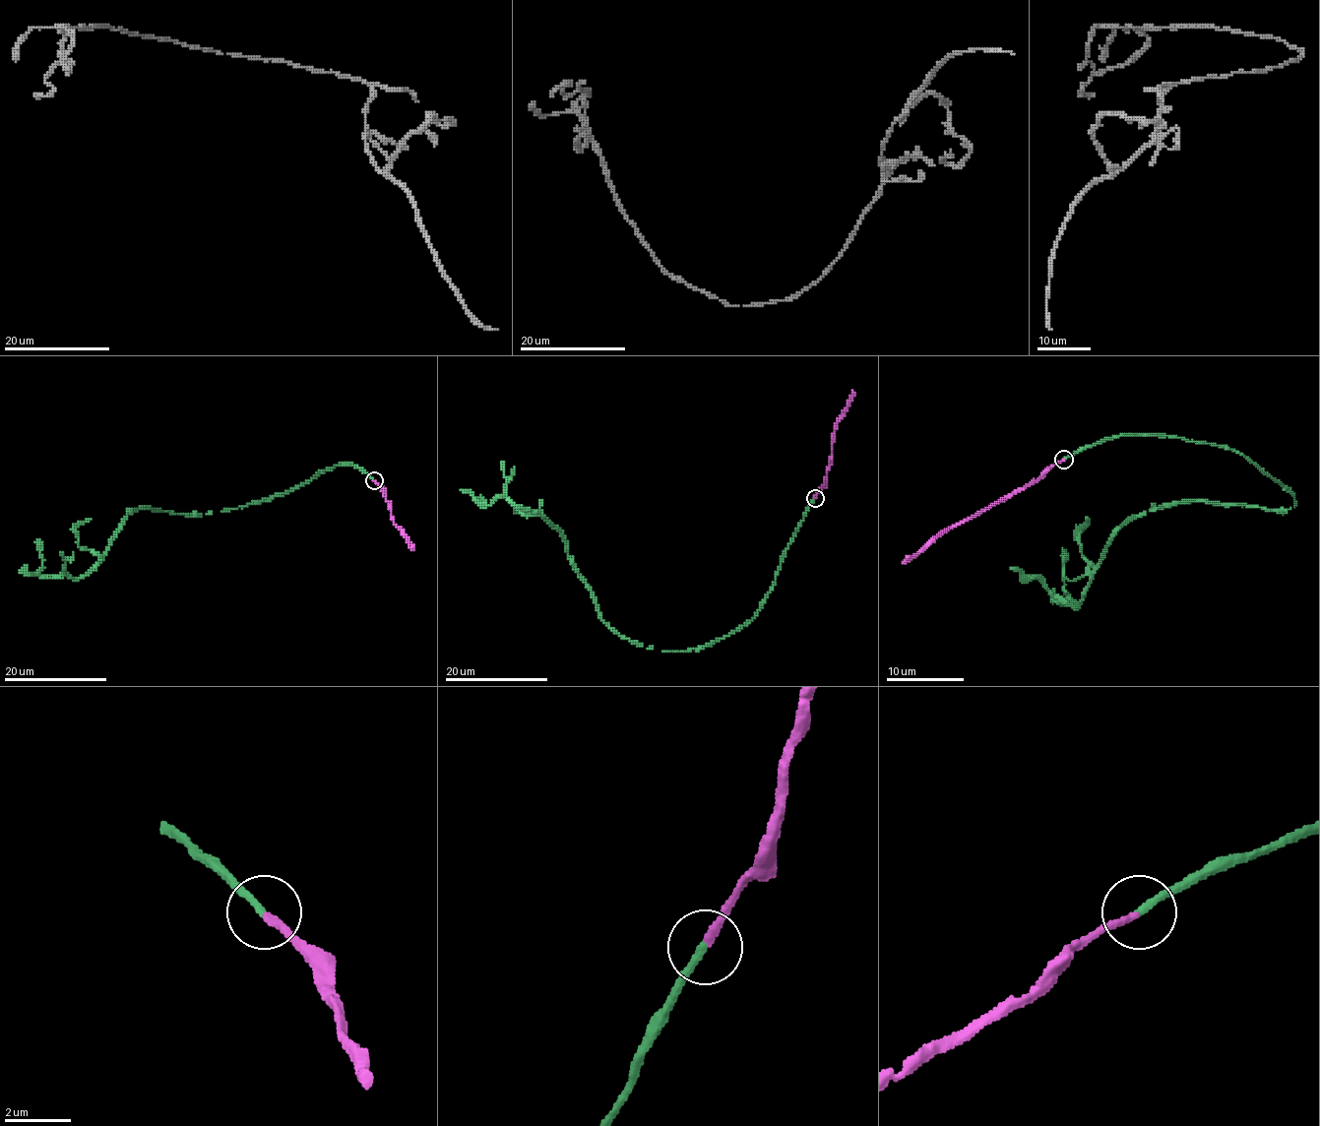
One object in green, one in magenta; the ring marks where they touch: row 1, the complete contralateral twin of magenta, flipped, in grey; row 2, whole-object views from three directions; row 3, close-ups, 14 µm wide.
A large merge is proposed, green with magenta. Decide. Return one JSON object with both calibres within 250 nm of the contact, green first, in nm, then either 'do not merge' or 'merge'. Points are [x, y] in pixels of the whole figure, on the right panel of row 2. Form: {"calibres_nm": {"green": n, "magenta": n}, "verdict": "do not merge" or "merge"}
{"calibres_nm": {"green": 240, "magenta": 200}, "verdict": "merge"}

